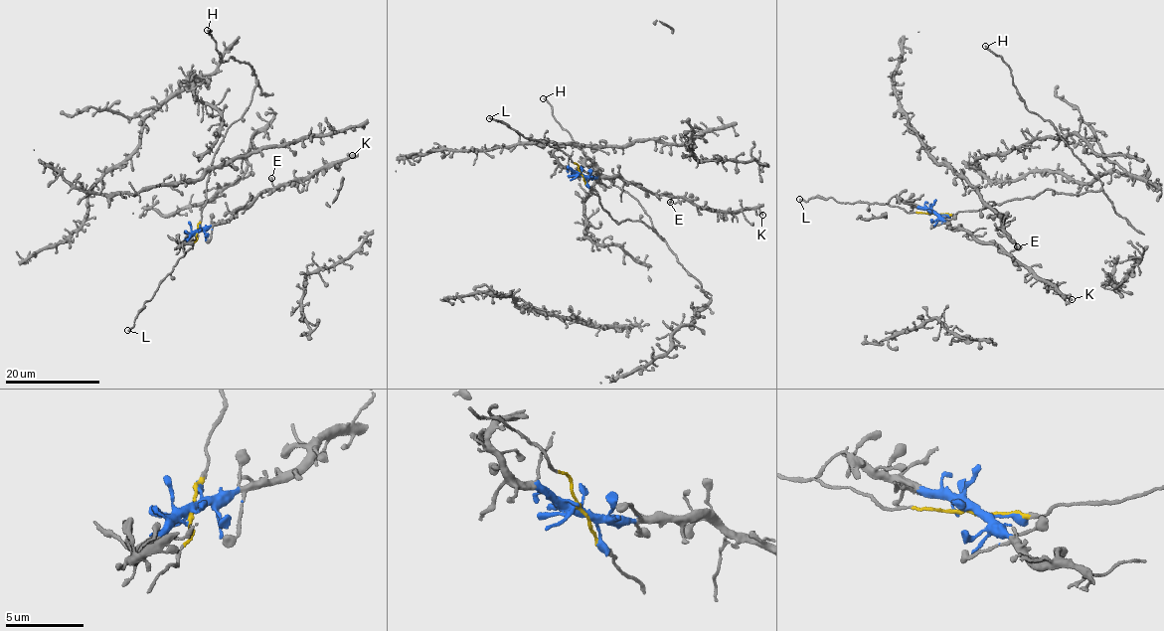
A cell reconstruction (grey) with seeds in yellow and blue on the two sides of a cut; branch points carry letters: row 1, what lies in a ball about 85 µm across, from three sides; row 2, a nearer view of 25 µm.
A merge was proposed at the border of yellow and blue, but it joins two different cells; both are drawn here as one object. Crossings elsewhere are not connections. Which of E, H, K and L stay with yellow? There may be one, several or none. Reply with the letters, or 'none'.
H, L

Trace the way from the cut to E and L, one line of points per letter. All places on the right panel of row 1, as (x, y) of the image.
E: (933, 213), (952, 232), (969, 233), (975, 240), (995, 244), (1008, 252), (1018, 246)
L: (933, 213), (910, 213), (887, 203), (851, 203), (818, 196), (800, 199)

